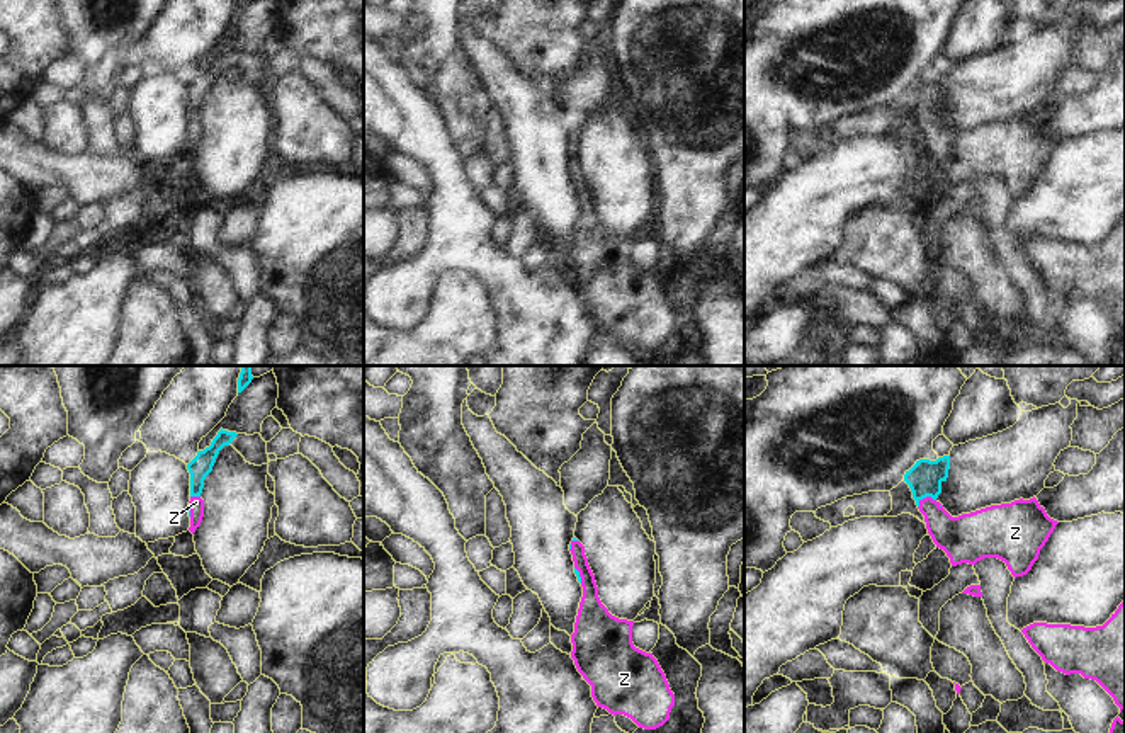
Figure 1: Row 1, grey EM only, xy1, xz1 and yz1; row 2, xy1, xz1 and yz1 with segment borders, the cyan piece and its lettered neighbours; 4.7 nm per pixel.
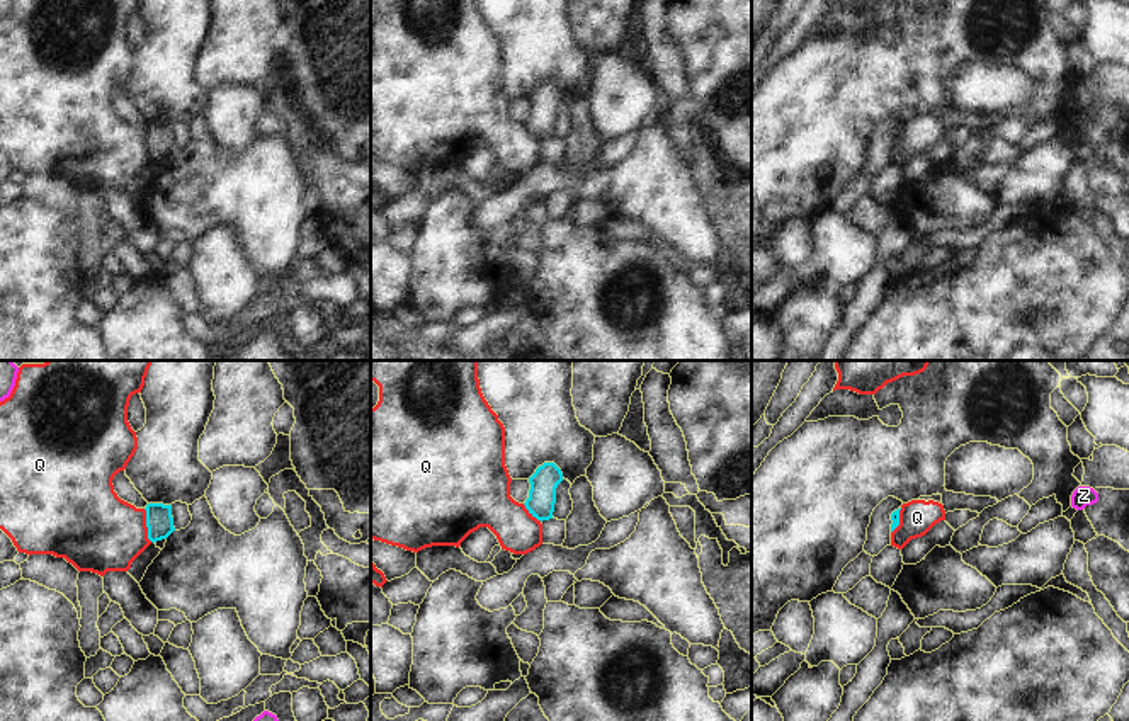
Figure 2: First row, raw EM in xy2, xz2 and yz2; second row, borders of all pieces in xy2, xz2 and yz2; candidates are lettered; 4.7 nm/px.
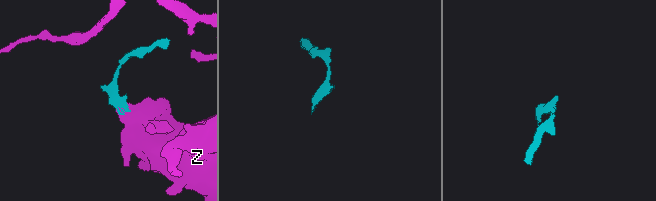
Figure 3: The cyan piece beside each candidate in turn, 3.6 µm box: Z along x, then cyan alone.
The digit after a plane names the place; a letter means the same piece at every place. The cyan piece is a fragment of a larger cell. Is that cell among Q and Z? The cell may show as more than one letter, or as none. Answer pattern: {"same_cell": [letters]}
{"same_cell": ["Z"]}

